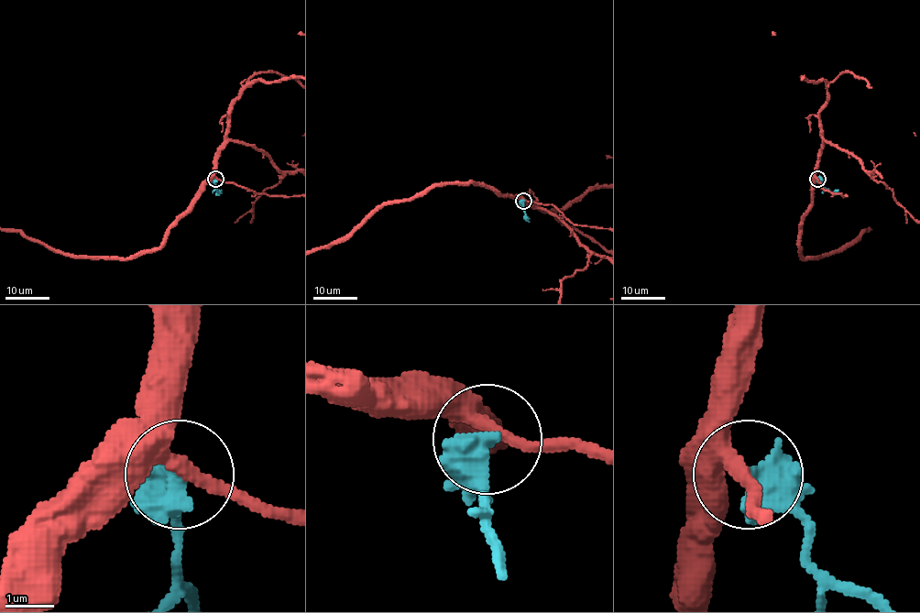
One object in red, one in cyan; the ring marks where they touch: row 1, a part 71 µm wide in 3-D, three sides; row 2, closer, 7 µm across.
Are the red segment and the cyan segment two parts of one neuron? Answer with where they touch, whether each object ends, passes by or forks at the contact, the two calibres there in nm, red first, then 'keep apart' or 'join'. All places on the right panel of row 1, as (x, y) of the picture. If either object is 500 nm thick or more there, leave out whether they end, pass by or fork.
(817, 179) | red passes by | cyan passes by | 320/460 nm | keep apart

